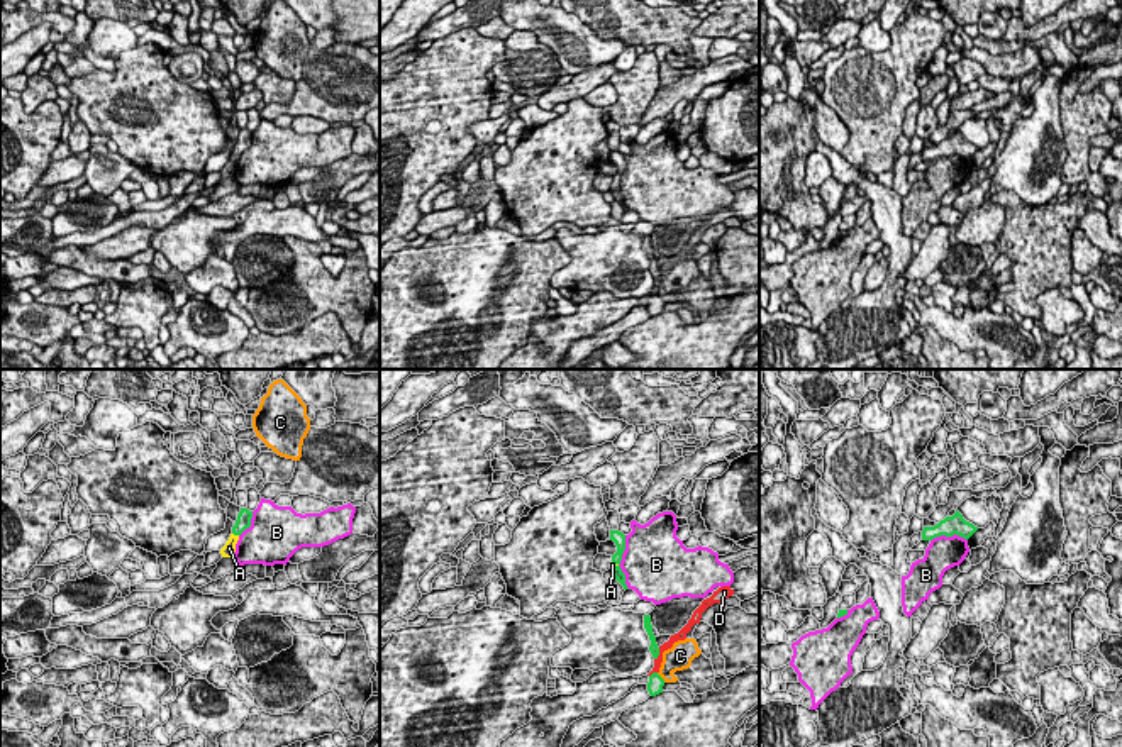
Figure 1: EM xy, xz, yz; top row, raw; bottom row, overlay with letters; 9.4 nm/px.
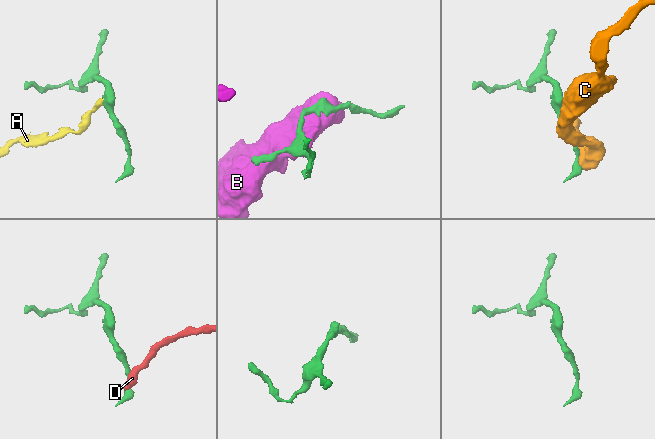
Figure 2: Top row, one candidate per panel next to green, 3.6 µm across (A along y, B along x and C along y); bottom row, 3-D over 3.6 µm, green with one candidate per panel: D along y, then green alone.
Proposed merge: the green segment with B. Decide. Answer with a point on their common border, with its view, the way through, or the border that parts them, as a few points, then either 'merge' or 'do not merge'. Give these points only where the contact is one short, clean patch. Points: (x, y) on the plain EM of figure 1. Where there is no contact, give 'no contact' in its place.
contact xz (619, 183); do not merge

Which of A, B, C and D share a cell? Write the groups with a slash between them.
A / B / C / D

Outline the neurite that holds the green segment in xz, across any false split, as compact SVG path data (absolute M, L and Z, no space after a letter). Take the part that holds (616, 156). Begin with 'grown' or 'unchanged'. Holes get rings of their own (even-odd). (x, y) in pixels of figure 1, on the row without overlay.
grown; M610 151L610 161L614 161L617 166L617 173L612 176L612 185L610 185L612 195L624 207L624 210L629 210L625 205L625 195L619 186L622 181L622 174L625 171L625 156L619 151Z

